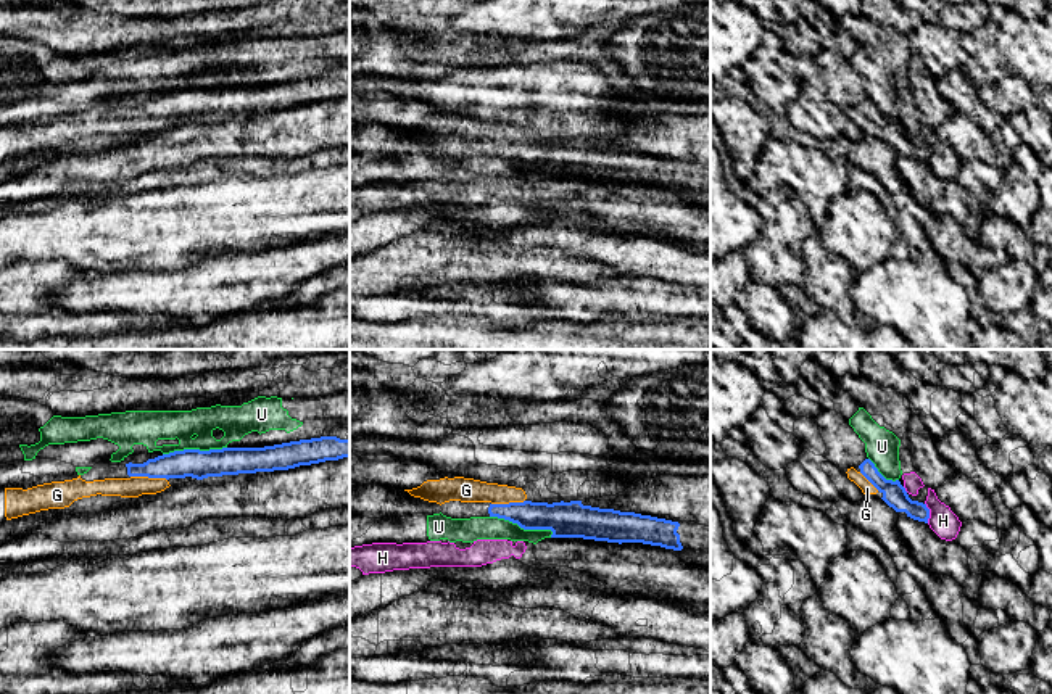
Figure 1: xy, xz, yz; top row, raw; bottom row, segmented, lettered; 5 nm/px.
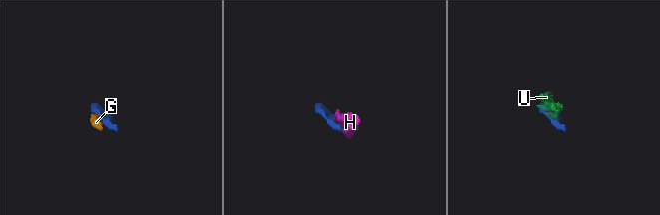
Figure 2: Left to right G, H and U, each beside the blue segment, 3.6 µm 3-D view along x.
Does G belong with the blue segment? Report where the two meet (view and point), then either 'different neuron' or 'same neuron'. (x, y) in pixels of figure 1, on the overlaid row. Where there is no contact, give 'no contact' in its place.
meets blue in xy at (149, 477); same neuron

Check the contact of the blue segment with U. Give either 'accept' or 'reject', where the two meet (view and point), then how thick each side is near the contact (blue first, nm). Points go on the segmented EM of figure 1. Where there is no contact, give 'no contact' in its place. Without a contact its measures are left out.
reject; contact xz (522, 527); calibres 180 and 120 nm

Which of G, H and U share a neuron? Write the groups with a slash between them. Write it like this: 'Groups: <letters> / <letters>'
Groups: G / H / U

